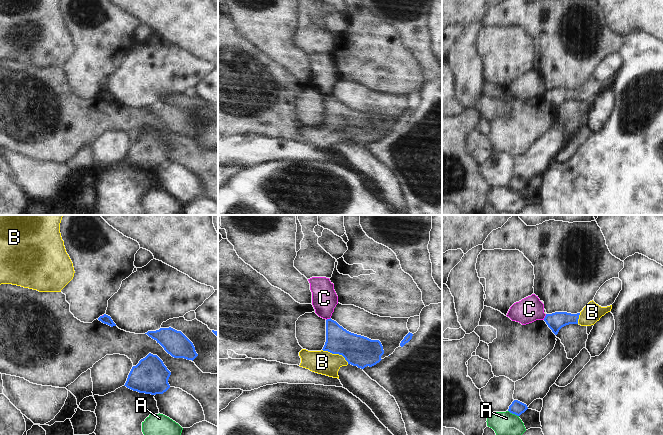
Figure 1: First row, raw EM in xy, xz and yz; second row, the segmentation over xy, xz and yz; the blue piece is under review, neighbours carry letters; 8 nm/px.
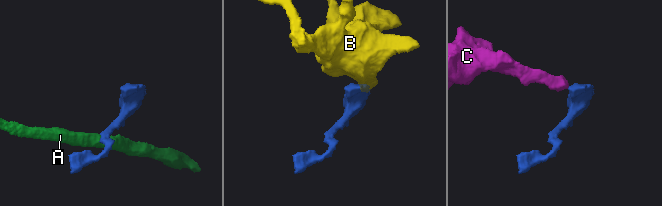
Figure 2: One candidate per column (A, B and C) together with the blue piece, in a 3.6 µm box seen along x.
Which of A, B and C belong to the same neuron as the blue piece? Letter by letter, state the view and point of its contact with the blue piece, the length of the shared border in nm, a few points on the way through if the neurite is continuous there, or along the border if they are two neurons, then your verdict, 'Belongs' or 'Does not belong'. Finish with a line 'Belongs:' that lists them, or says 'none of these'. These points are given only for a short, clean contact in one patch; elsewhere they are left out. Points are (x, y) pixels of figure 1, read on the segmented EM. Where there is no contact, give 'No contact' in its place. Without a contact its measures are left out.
A: Touches blue at yz (513, 413). Shared border 100 nm. Boundary: yz (508, 410), (518, 416). Does not belong
B: Touches blue at xz (336, 353). Shared border 240 nm. Path across: xz (360, 351), (336, 353), (327, 362), (322, 362). Belongs
C: Touches blue at yz (545, 317). Shared border 50 nm. Boundary: yz (546, 314), (543, 319). Does not belong
Belongs: B

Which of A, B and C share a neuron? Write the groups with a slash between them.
A / B / C

